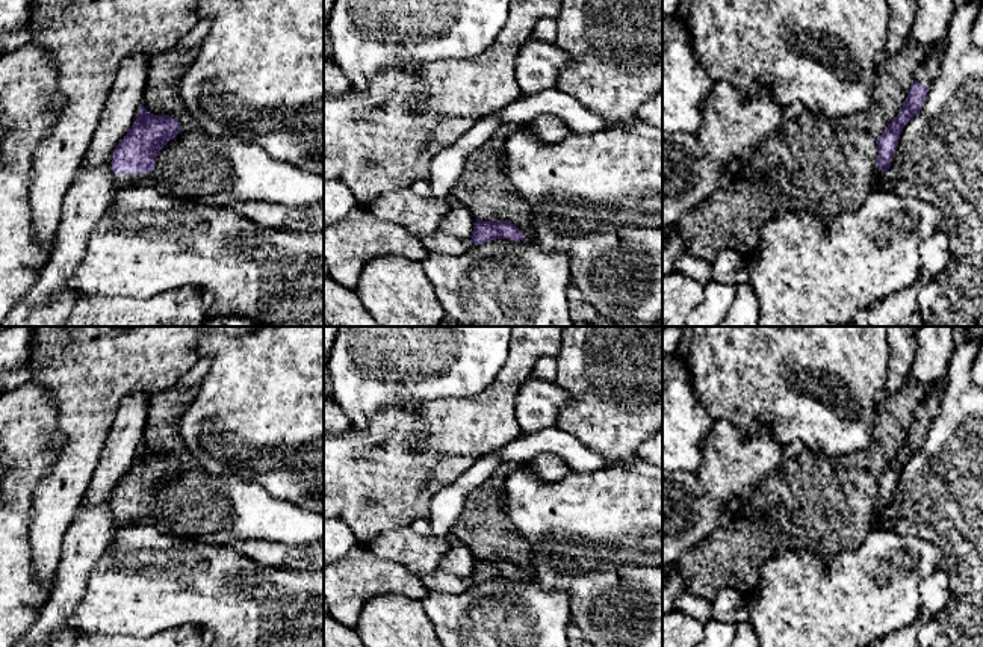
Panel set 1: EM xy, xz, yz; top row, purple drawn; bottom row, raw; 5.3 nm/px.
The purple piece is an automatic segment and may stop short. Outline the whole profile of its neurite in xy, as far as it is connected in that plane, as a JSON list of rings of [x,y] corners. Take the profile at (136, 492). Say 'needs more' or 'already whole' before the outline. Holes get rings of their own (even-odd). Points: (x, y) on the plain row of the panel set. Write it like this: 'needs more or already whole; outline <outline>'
needs more; outline [[[141,444],[132,467],[110,494],[115,529],[135,523],[154,525],[156,497],[181,469],[175,457],[150,452]]]

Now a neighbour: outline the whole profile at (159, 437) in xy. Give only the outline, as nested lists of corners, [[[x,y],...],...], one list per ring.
[[[198,384],[178,390],[174,385],[154,395],[148,404],[148,422],[142,444],[154,454],[169,454],[181,467],[195,466],[195,460],[178,432],[178,422],[186,407],[194,401]]]

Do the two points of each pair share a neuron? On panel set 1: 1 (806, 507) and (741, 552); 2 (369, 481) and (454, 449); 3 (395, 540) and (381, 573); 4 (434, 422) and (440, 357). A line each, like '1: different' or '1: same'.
1: same
2: same
3: different
4: different

